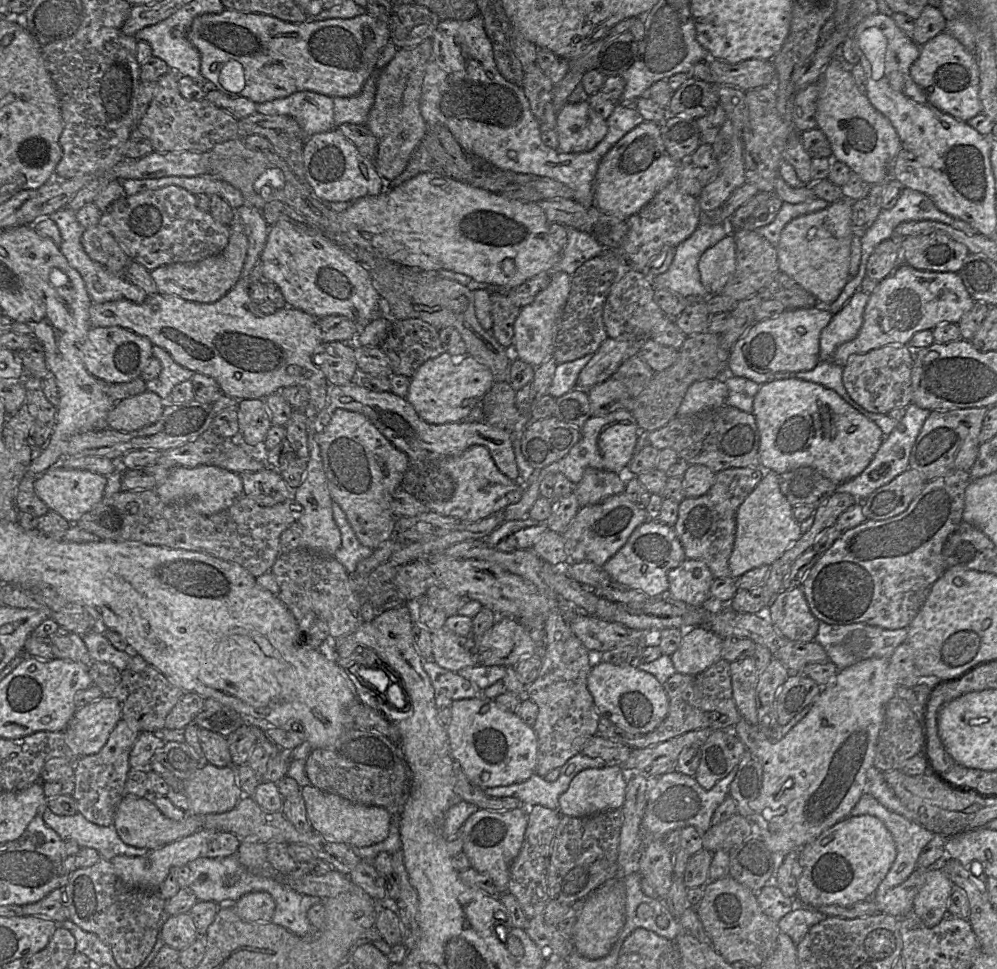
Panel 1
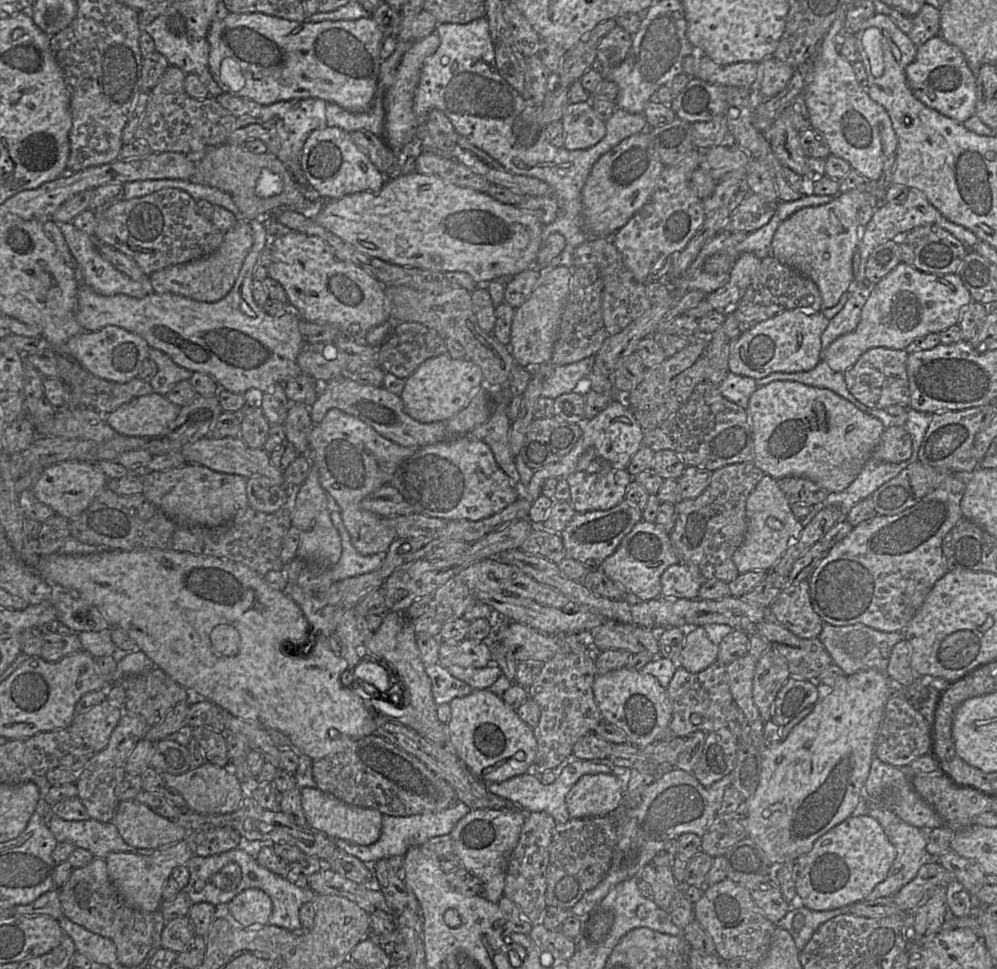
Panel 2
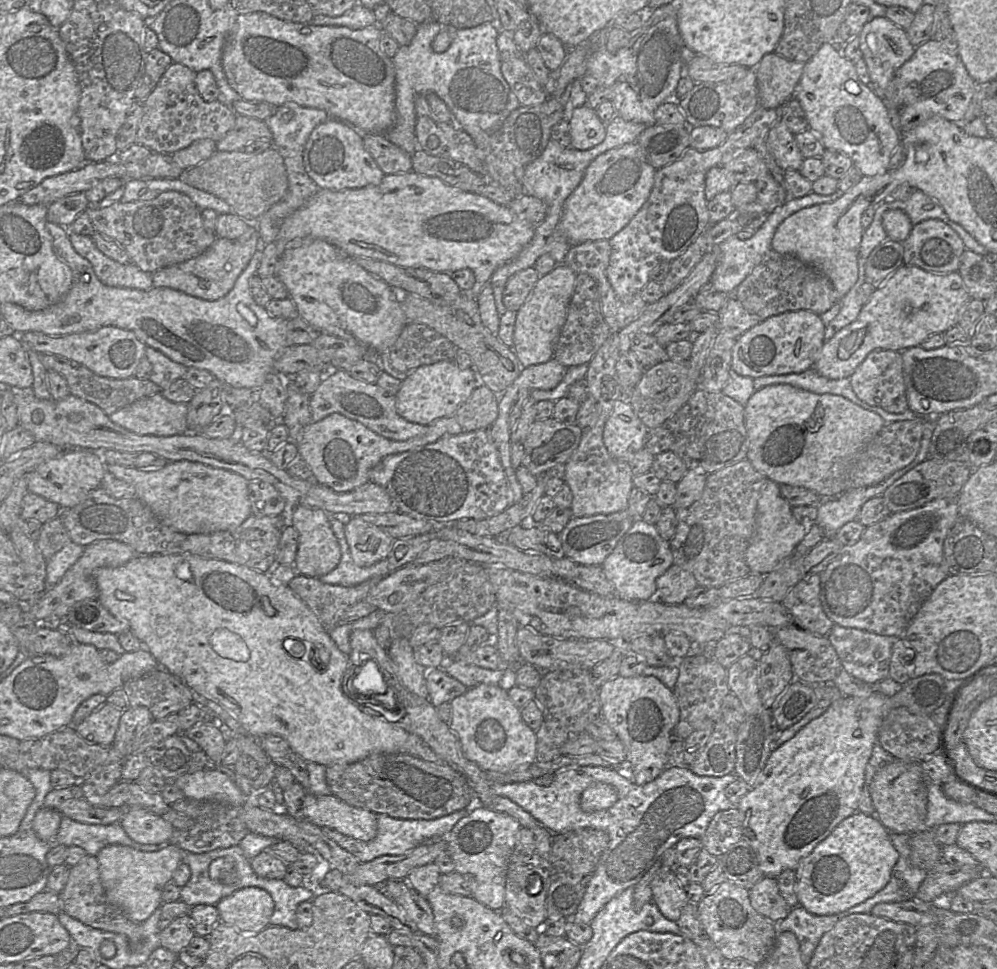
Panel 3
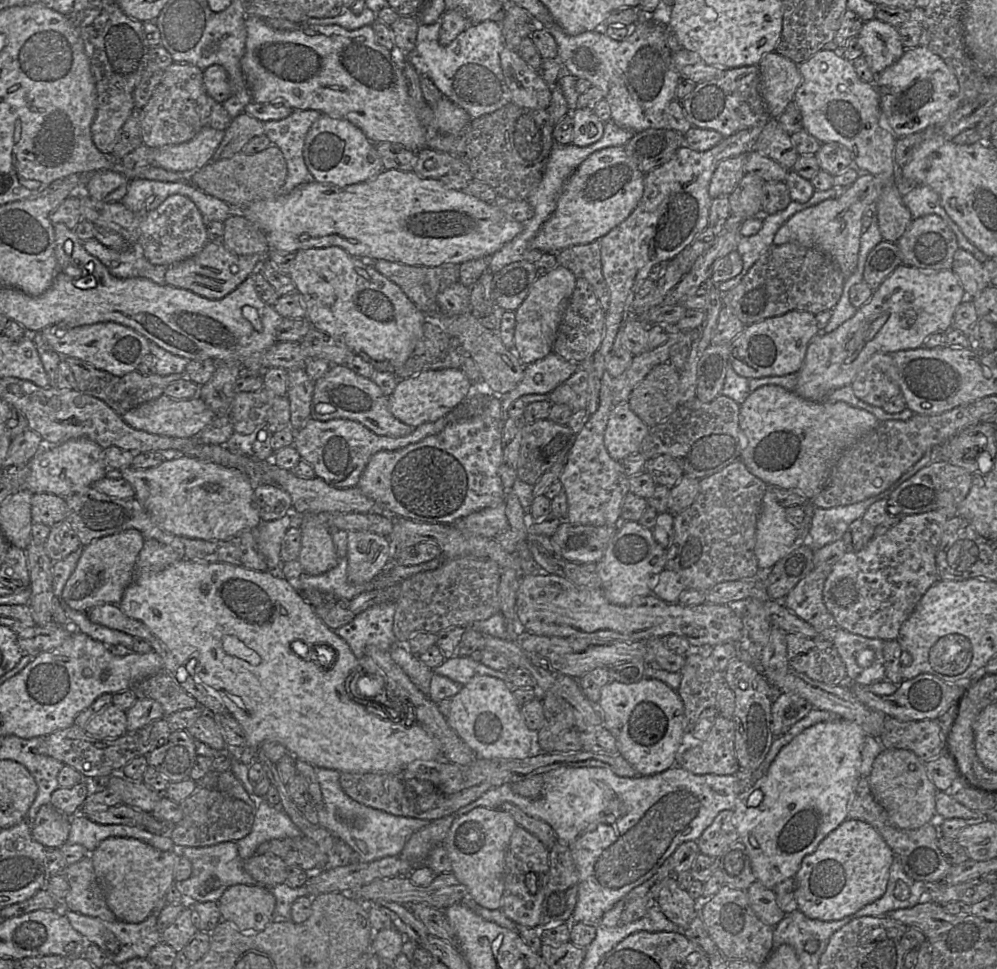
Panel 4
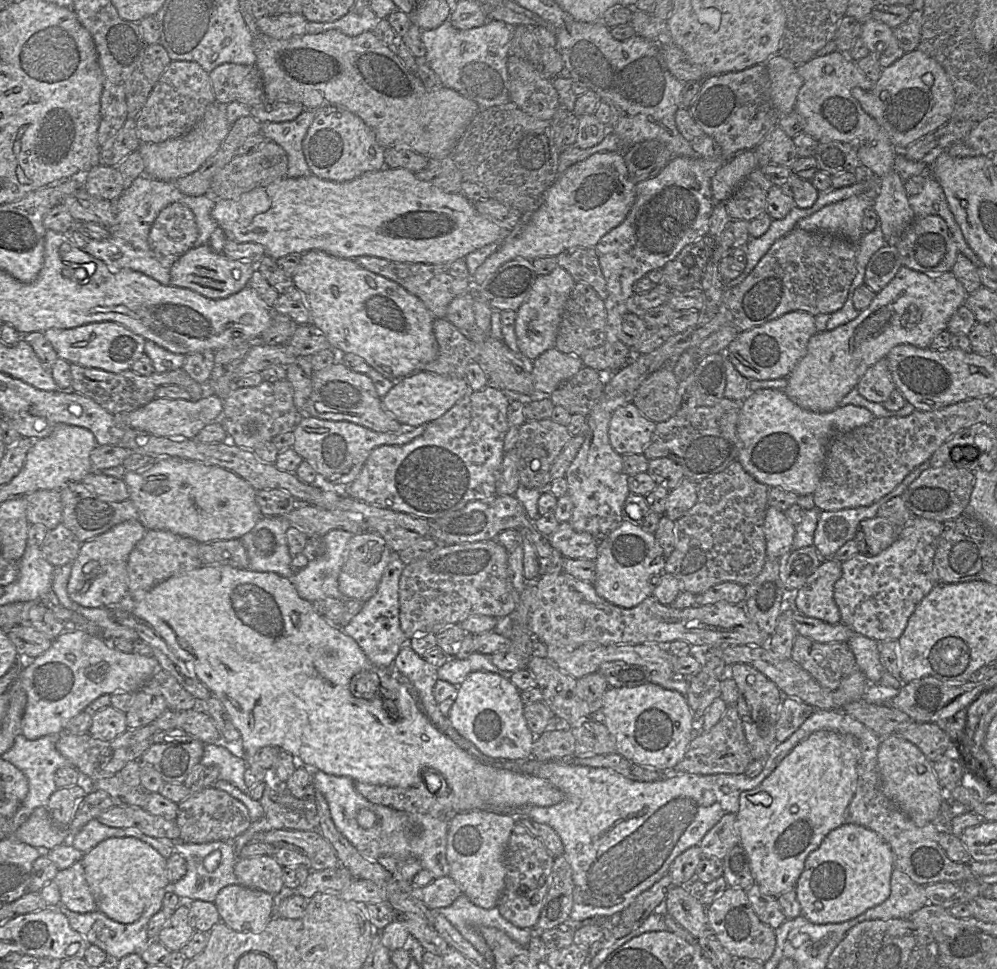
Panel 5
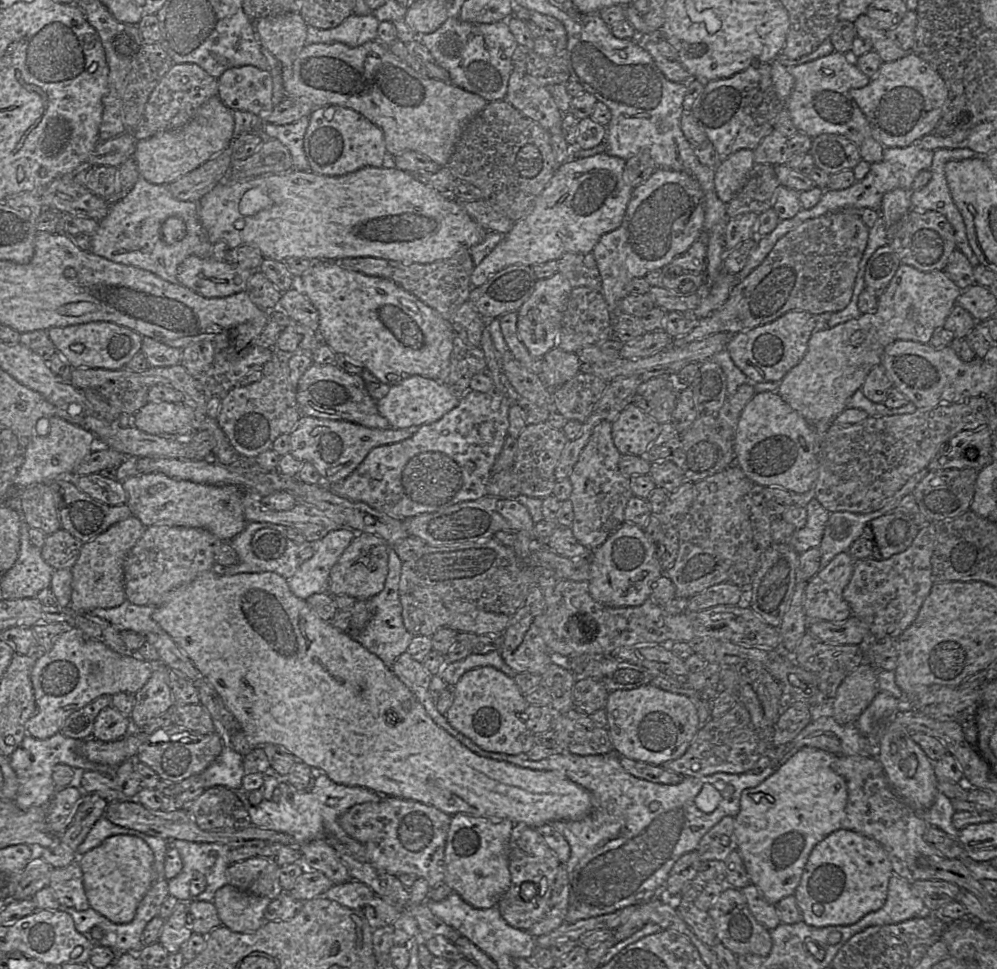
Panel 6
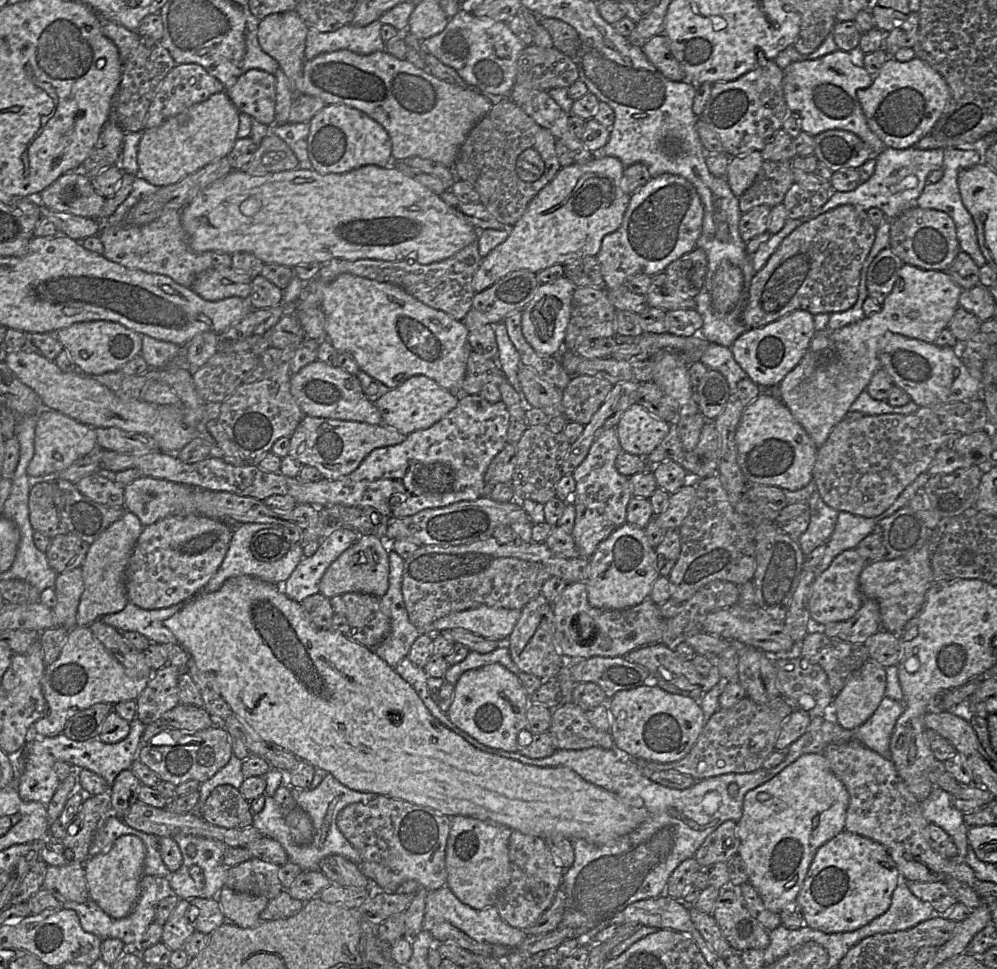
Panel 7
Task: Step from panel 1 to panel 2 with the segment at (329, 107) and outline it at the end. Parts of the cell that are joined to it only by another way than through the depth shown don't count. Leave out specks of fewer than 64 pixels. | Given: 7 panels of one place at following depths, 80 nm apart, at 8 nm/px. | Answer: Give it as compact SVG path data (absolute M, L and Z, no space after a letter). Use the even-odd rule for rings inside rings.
M318 98L279 101L262 107L260 117L276 126L282 148L301 165L301 153L310 133L327 126L326 102Z

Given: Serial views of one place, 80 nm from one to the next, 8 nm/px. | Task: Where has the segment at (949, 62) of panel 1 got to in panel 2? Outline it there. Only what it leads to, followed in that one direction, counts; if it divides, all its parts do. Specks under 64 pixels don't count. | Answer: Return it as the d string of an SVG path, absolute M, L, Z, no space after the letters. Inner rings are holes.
M939 35L932 37L917 49L915 59L906 67L906 79L913 95L926 106L963 123L976 112L976 75L969 68L963 53Z

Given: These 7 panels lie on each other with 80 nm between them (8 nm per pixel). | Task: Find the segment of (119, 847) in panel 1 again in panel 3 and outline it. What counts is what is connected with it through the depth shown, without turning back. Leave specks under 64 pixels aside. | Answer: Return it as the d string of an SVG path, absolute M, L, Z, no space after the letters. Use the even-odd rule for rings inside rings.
M62 817L54 840L54 845L79 846L91 856L96 856L101 849L113 844L129 846L145 852L155 852L164 846L140 844L133 841L120 823L108 825L86 824L67 817Z

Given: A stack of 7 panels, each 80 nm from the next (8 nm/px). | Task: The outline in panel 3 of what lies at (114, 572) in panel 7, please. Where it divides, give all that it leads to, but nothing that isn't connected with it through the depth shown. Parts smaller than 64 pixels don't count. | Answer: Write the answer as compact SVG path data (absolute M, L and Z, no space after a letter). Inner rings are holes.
M105 539L85 546L81 557L66 571L61 580L53 587L46 589L45 593L31 604L24 604L28 608L34 621L40 623L48 617L65 619L70 608L77 602L86 599L97 599L98 588L94 578L94 571L103 567L119 567L137 555L128 544L117 540Z

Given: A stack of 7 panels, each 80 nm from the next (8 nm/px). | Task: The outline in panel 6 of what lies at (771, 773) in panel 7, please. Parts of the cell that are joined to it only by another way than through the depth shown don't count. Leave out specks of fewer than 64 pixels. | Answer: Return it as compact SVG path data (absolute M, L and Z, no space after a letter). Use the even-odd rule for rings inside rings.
M406 651L402 653L391 667L393 673L409 688L416 699L423 705L427 714L441 728L459 740L472 752L499 761L507 761L516 766L531 770L556 770L563 773L569 780L581 786L591 795L591 811L588 816L578 821L553 821L549 823L567 840L570 846L570 858L565 863L570 881L570 895L566 923L602 916L622 908L647 902L653 899L664 887L669 873L676 861L686 853L697 850L703 836L725 816L736 817L740 811L740 798L743 790L754 788L769 778L790 757L803 747L814 747L836 756L870 756L877 757L877 746L872 746L855 724L840 724L829 712L818 712L811 722L787 744L772 747L771 763L761 773L751 772L742 774L715 773L703 777L684 777L676 785L665 785L649 782L629 774L619 763L619 756L614 754L580 756L564 752L549 758L532 761L525 755L508 755L487 752L477 746L469 738L455 730L441 714L433 701L429 685L433 676L423 665L412 658ZM729 785L735 788L730 799L723 796L723 791Z

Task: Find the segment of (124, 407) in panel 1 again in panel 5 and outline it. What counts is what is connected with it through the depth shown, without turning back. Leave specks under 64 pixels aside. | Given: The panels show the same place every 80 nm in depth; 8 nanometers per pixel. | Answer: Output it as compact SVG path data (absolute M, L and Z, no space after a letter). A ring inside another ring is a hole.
M205 395L197 401L154 398L147 404L126 413L123 421L133 429L141 430L154 436L194 439L206 425L214 421L220 421L223 405L224 400L215 395Z

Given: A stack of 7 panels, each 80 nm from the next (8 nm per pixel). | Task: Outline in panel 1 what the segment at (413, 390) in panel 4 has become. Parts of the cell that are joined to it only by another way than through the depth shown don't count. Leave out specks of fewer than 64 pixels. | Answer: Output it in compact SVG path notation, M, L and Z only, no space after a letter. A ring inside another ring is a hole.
M444 351L425 361L410 377L406 400L419 417L428 424L444 424L464 420L481 403L484 395L495 383L488 367L465 354L455 357Z

